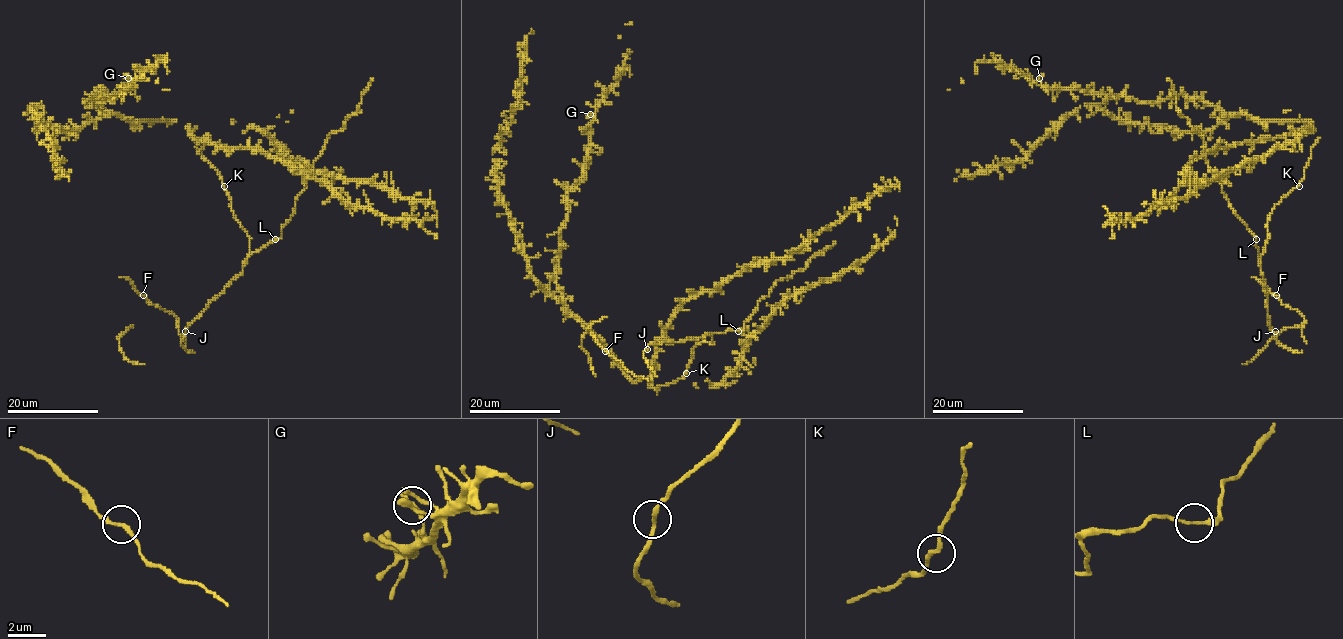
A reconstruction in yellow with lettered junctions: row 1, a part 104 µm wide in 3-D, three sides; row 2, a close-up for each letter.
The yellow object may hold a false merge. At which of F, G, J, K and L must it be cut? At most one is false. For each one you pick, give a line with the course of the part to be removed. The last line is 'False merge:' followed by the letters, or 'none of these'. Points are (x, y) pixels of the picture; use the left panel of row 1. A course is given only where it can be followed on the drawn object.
False merge: none of these

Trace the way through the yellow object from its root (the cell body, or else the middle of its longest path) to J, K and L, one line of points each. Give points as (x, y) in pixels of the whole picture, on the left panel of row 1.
J: (194, 137), (197, 151), (221, 179), (234, 218), (250, 238), (250, 253), (242, 272), (185, 331)
K: (194, 137), (197, 151), (216, 169), (224, 186)
L: (194, 137), (197, 151), (221, 179), (234, 218), (250, 238), (249, 255), (275, 239)

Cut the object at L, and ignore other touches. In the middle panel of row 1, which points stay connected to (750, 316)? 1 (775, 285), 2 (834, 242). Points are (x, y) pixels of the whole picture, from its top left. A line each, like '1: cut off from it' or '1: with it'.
1: with it
2: with it

